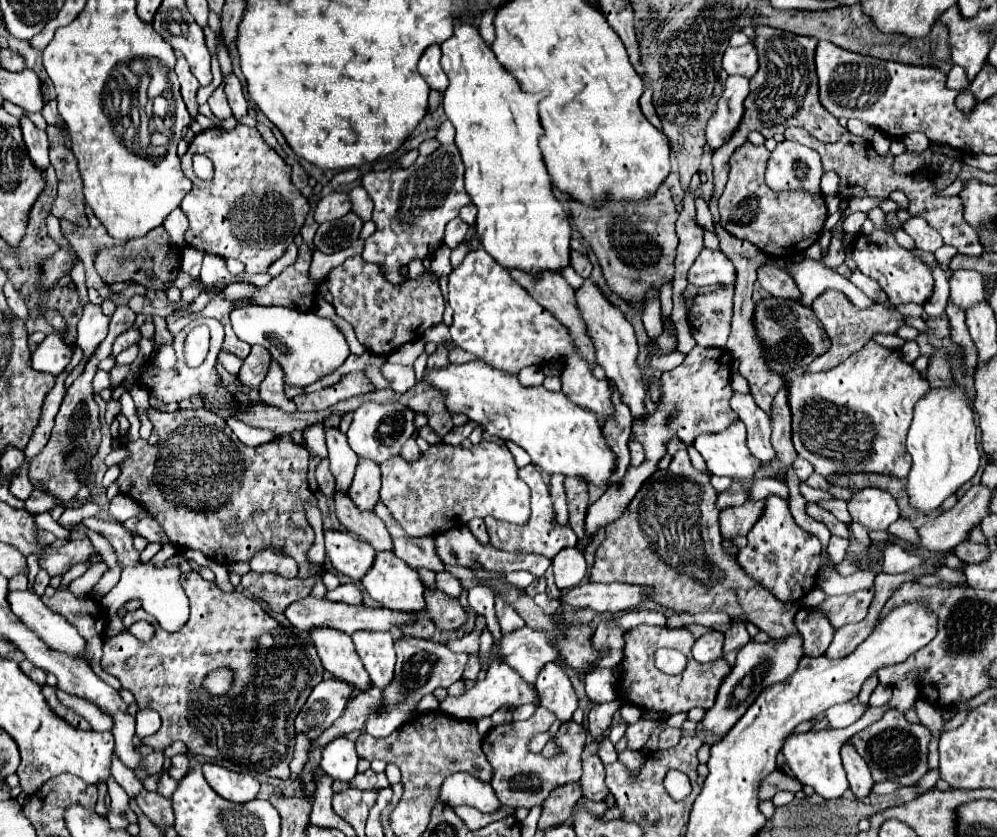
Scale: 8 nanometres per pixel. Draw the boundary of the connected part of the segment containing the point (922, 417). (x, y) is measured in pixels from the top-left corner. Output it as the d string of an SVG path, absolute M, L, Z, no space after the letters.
M953 382L951 386L931 388L915 404L913 422L907 434L907 450L913 456L913 468L907 478L909 500L913 508L923 514L941 506L945 498L975 476L981 462L981 452L977 444L975 412L969 406L963 386Z

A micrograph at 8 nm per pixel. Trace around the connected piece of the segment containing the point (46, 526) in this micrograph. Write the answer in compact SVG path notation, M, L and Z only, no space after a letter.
M49 512L34 515L35 523L40 529L47 530L56 535L57 540L55 543L51 544L49 548L61 548L69 542L66 537L70 534L70 531L62 528L57 521L53 520Z

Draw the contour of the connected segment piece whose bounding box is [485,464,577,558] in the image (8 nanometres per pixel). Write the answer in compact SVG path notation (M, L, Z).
M533 464L521 468L519 478L531 488L531 518L525 526L517 526L517 524L495 520L495 518L485 518L489 542L495 548L503 548L503 550L511 550L511 552L537 552L547 558L553 558L563 548L577 546L575 532L569 526L561 526L555 522L555 508L553 508L553 502L549 496L549 488L541 480L541 474L537 472L537 468Z

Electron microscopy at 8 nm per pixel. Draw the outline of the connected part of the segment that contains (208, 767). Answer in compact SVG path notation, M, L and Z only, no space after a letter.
M203 764L203 774L209 786L229 802L245 804L259 794L259 782L251 774L239 774L217 764Z

